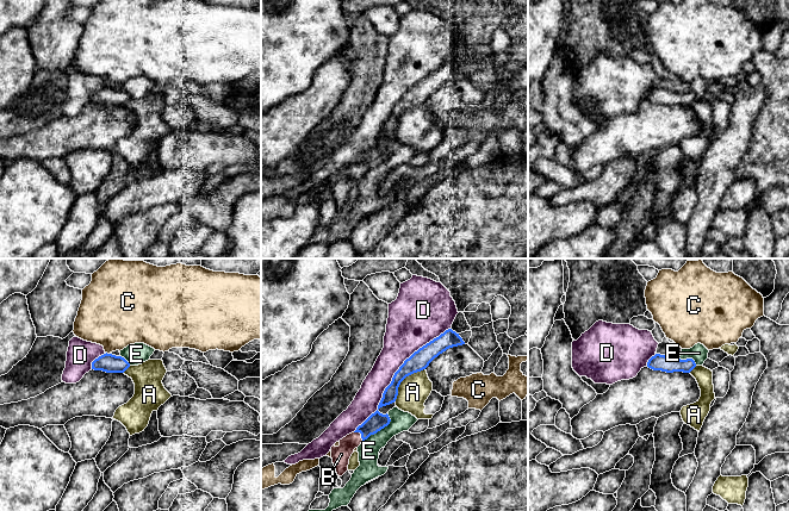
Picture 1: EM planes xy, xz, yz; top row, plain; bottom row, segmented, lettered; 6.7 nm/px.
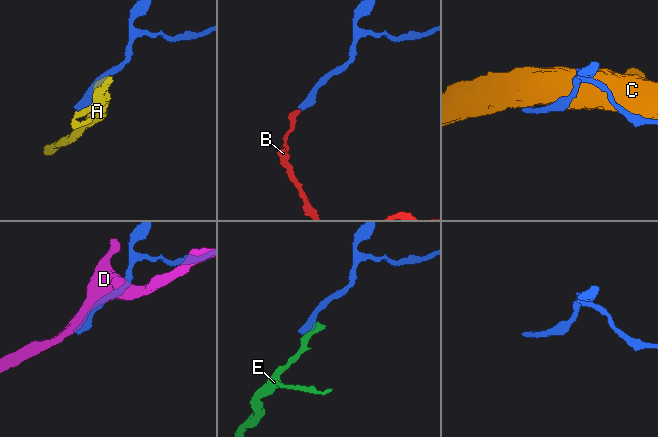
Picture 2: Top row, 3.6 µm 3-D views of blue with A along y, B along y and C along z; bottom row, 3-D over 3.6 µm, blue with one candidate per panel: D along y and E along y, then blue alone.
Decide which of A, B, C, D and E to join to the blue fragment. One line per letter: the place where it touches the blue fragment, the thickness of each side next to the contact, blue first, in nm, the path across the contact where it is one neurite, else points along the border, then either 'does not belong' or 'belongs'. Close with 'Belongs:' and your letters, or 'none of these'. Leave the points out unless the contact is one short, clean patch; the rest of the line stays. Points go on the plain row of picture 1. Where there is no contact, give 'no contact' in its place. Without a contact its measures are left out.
A: meets blue in xz at (403, 112); 140 nm thick on the blue side, 200 nm on the other; does not belong
B: meets blue in xz at (360, 166); 120 nm thick on the blue side, 120 nm on the other; runs through xz (376, 155), (360, 166), (341, 187); belongs
C: meets blue in xy at (106, 86); 130 nm thick on the blue side, 420 nm on the other; border along xy (106, 85), (109, 87); does not belong
D: meets blue in xz at (395, 107); 140 nm thick on the blue side, 240 nm on the other; does not belong
E: meets blue in xz at (380, 162); 120 nm thick on the blue side, 140 nm on the other; border along xz (387, 147), (390, 155), (362, 174); does not belong
Belongs: B

